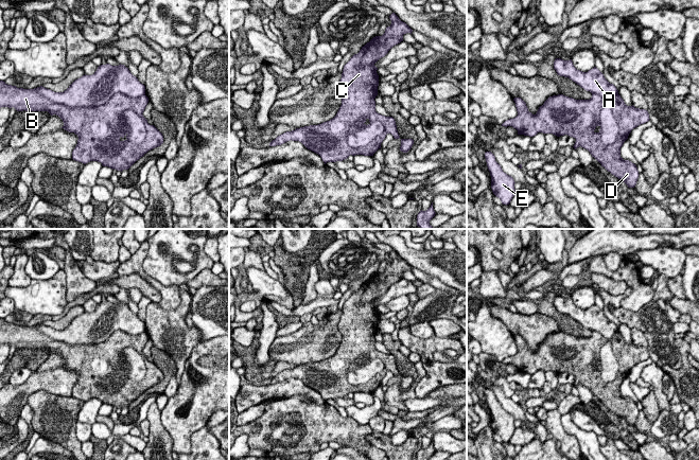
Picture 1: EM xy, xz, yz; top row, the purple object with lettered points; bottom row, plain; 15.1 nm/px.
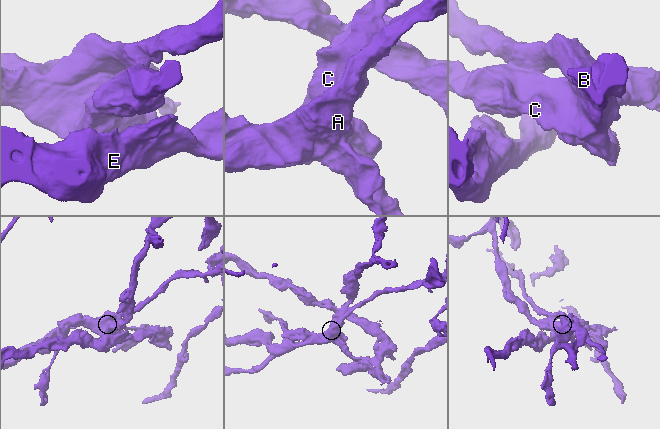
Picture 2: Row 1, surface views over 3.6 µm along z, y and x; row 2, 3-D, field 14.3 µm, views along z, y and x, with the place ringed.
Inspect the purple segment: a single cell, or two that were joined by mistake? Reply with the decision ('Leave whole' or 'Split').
Split

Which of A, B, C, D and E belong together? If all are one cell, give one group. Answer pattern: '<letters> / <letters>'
A E / B C D

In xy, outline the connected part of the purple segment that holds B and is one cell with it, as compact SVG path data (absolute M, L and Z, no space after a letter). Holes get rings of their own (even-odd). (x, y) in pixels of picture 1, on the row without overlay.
M0 318L0 346L14 344L17 349L48 349L51 353L58 353L63 359L65 368L74 370L77 374L77 382L72 389L72 396L84 402L90 399L101 400L103 404L108 404L117 408L128 407L137 397L143 394L148 388L160 384L163 381L162 371L153 362L147 360L143 354L143 349L148 340L148 335L143 332L138 335L129 335L120 330L115 331L111 336L97 344L68 344L66 342L52 340L37 330L37 325L23 326L7 322ZM125 348L134 348L142 357L145 370L134 372L125 361L122 351ZM146 368L155 368L155 377L146 377Z

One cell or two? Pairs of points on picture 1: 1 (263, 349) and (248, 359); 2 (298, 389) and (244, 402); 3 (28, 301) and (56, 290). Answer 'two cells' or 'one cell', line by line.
1: two cells
2: one cell
3: one cell

